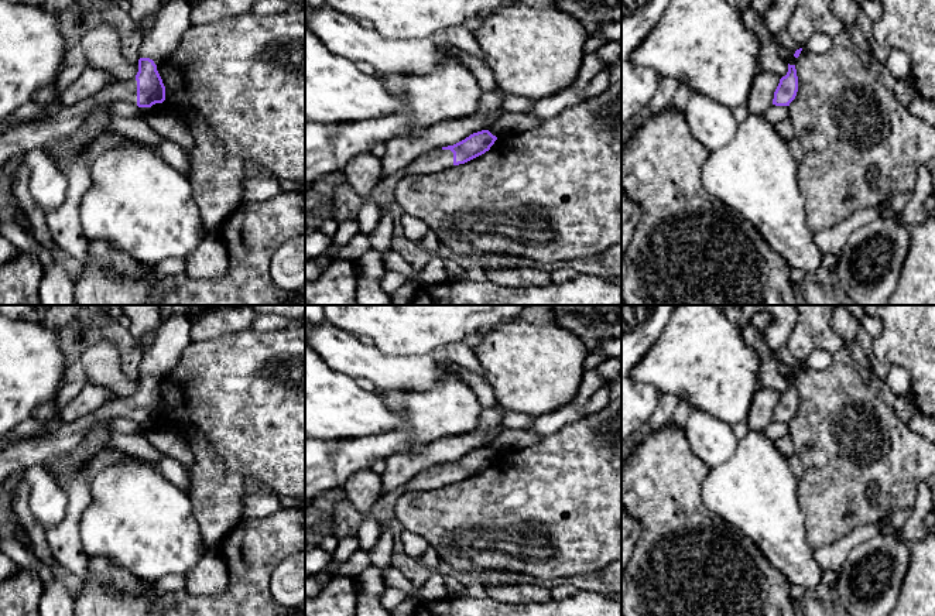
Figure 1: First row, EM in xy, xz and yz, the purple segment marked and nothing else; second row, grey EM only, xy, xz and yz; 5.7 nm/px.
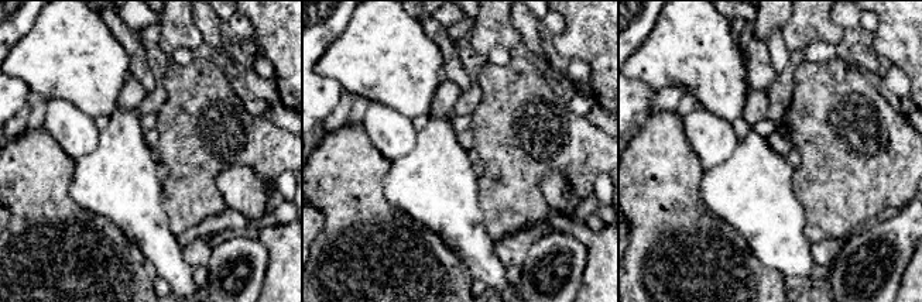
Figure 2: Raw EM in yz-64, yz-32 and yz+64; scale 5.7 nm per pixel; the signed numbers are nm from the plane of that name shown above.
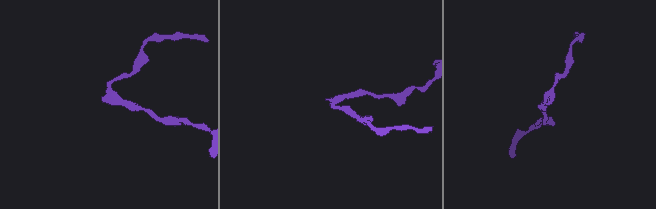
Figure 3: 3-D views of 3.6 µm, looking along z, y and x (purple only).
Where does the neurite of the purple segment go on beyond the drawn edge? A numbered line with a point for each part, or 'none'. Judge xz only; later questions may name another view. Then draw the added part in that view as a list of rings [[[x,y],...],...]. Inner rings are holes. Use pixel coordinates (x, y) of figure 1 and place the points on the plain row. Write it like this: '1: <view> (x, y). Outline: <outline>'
1: xz (437, 476). Outline: [[[435,465],[415,475],[411,480],[404,483],[398,490],[401,494],[403,492],[408,490],[439,489],[449,483],[453,483],[453,469],[451,466]]]

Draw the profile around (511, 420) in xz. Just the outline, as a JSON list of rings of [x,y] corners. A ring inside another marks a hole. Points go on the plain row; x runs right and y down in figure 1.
[[[504,411],[501,427],[508,430],[530,430],[535,418],[524,413]]]

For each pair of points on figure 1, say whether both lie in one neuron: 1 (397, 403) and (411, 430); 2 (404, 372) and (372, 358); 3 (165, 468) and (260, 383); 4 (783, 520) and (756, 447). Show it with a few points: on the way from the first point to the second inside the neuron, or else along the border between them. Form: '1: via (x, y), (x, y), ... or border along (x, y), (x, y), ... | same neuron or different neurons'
1: via (404, 410), (411, 417), (411, 423) | same neuron
2: via (396, 372), (386, 372), (380, 366) | same neuron
3: border along (187, 469), (185, 489) | different neurons
4: via (764, 502), (757, 493), (757, 465) | same neuron

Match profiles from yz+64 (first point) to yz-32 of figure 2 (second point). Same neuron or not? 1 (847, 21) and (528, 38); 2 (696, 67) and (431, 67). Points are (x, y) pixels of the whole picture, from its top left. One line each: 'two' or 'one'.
1: one
2: one

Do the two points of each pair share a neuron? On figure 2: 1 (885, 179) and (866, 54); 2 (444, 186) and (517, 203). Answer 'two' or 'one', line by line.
1: two
2: two

